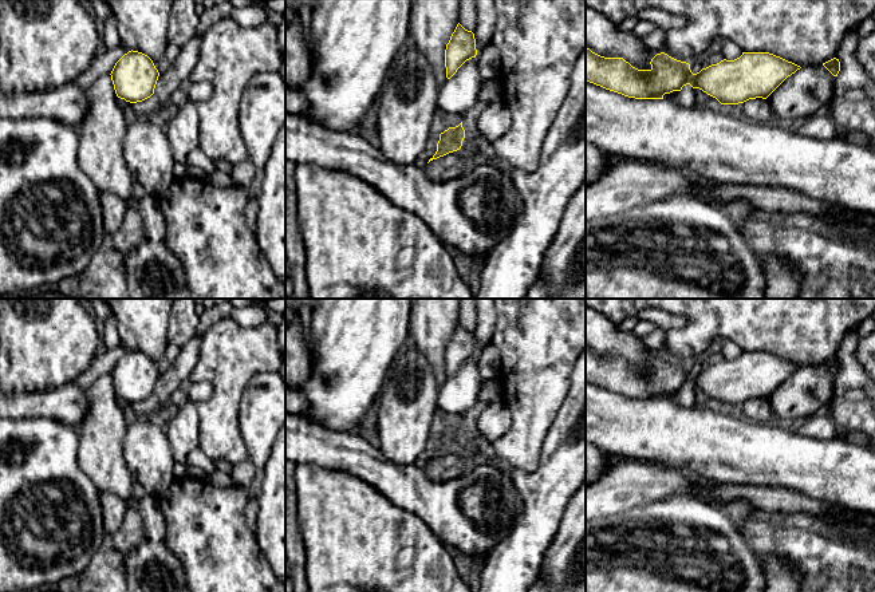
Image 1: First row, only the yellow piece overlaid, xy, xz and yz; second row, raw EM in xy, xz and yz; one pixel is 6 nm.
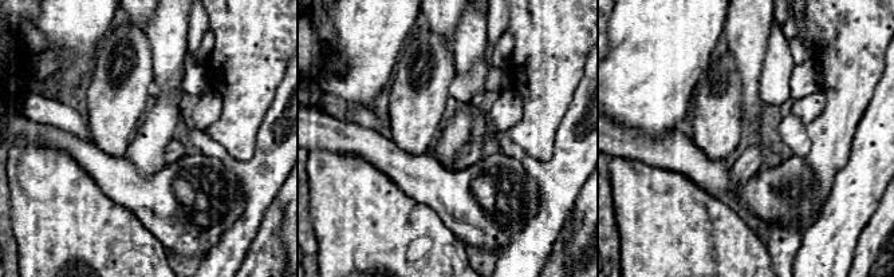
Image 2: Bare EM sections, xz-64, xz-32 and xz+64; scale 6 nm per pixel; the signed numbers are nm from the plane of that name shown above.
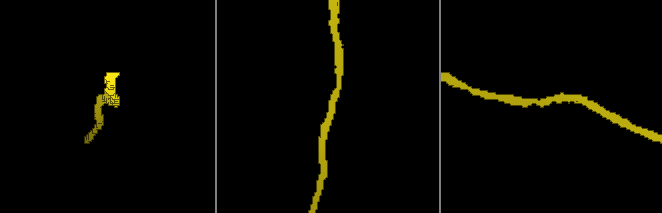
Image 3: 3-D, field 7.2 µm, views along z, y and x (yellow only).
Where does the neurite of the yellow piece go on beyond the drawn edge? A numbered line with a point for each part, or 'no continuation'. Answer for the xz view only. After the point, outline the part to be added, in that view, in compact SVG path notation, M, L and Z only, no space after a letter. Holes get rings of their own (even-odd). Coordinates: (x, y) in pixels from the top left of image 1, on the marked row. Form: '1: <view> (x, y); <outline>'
no continuation

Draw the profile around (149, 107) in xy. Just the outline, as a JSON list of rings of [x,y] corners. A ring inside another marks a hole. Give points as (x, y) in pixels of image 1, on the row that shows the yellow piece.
[[[194,35],[182,46],[178,58],[172,62],[165,74],[158,76],[154,94],[142,102],[133,103],[138,115],[142,118],[157,118],[178,98],[181,84],[189,80],[200,60],[202,40],[202,35]]]

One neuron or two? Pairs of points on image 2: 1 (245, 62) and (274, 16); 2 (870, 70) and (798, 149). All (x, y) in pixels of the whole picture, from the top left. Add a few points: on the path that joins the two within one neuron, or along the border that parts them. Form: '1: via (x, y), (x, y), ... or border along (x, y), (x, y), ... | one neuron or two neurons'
1: via (252, 51), (255, 35), (263, 27) | one neuron
2: border along (807, 125), (810, 150), (804, 158) | two neurons

